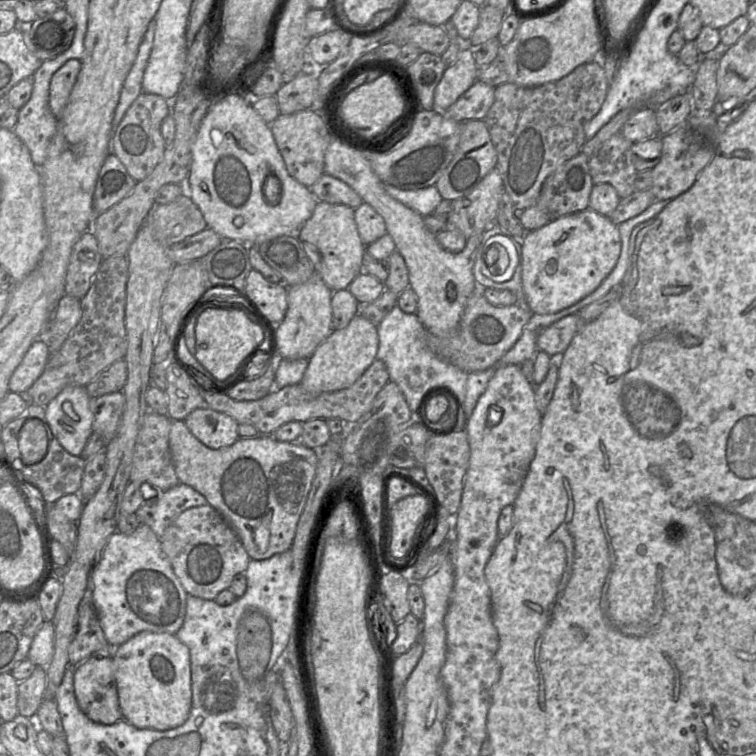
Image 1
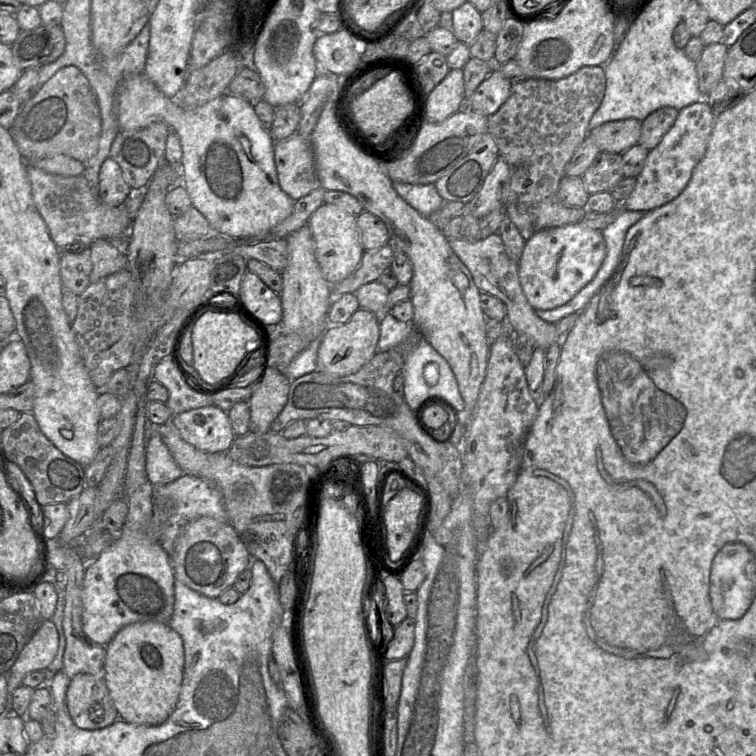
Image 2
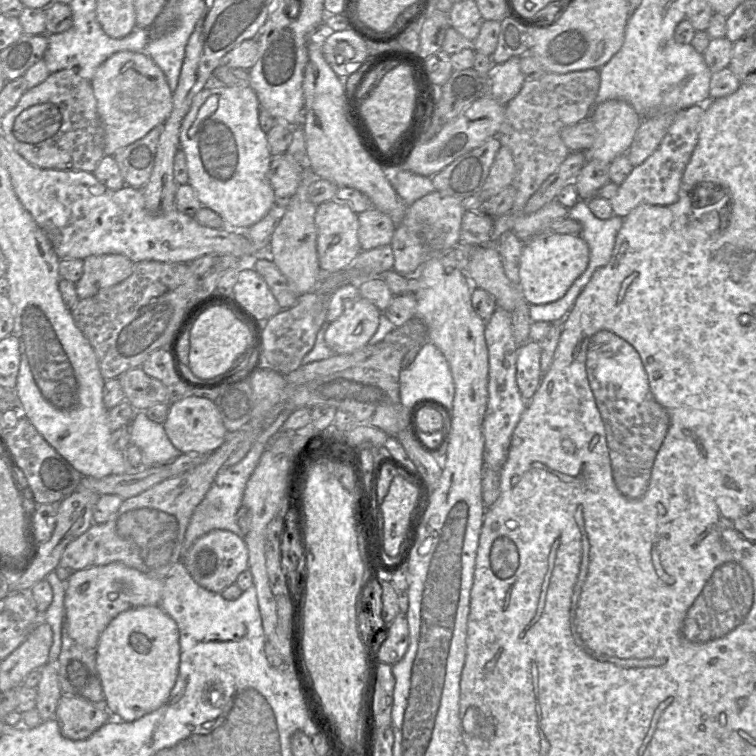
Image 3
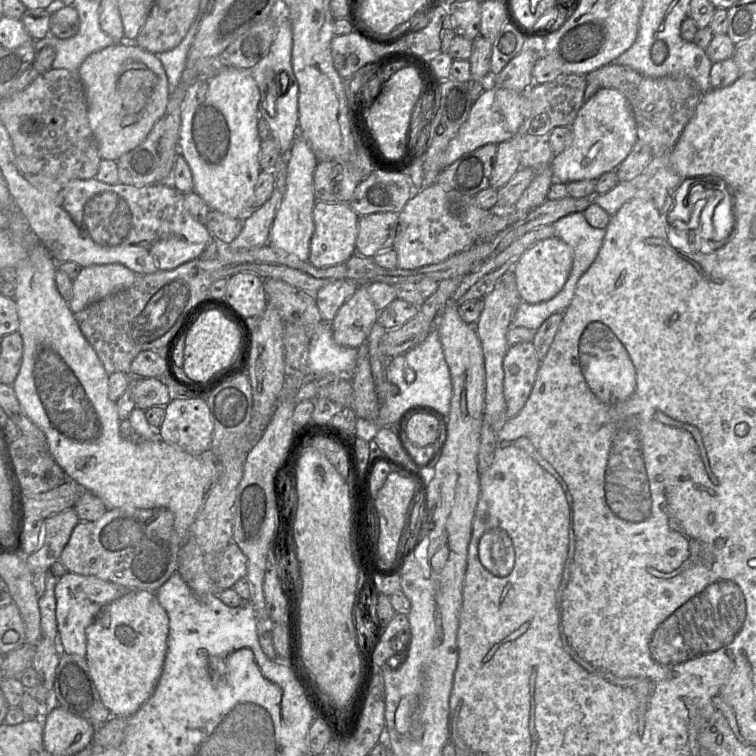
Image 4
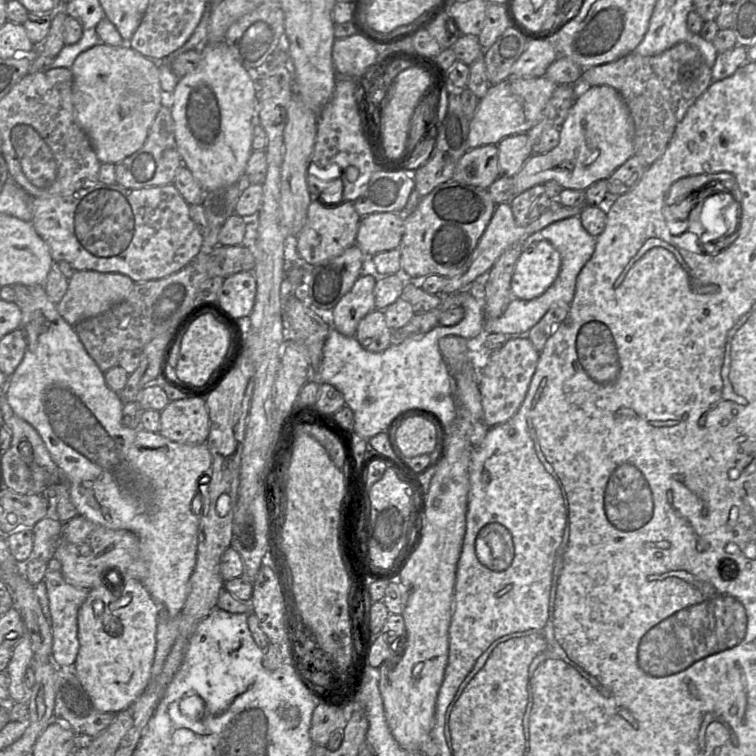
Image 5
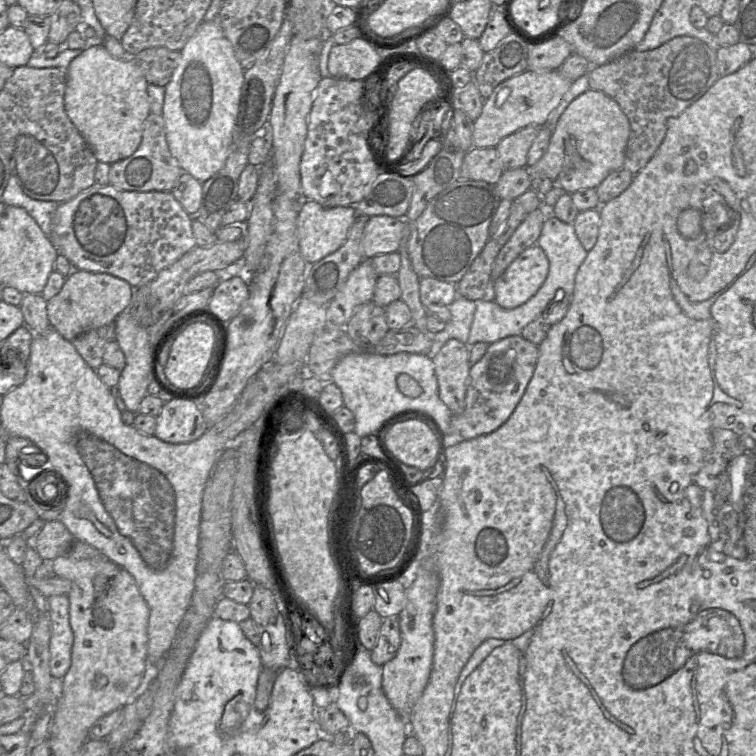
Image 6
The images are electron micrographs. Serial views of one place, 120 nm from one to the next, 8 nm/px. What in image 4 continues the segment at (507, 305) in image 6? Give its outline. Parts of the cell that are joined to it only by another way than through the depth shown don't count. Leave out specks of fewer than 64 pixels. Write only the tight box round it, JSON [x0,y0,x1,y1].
[513,237,573,304]

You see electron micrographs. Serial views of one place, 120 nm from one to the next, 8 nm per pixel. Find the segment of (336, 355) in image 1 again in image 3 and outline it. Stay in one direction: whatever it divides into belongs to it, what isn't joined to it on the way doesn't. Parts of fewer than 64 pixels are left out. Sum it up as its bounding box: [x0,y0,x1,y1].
[324,297,382,355]

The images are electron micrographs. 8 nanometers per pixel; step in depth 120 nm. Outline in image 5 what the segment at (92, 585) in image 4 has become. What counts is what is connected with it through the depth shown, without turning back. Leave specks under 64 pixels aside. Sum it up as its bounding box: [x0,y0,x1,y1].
[43,570,89,667]

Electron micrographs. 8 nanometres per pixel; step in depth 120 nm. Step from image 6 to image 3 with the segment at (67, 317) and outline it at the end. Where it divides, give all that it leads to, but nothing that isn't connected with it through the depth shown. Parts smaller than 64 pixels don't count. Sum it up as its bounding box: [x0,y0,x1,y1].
[75,254,134,299]

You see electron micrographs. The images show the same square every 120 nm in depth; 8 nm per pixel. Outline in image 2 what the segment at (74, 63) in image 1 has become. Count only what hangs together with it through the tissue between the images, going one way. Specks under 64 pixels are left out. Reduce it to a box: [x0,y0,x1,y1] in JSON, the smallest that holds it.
[10,66,102,164]

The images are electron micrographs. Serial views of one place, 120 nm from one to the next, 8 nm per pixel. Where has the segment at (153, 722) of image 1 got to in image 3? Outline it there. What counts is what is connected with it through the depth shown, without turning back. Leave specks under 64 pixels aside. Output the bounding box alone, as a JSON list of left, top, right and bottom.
[96,606,180,722]

